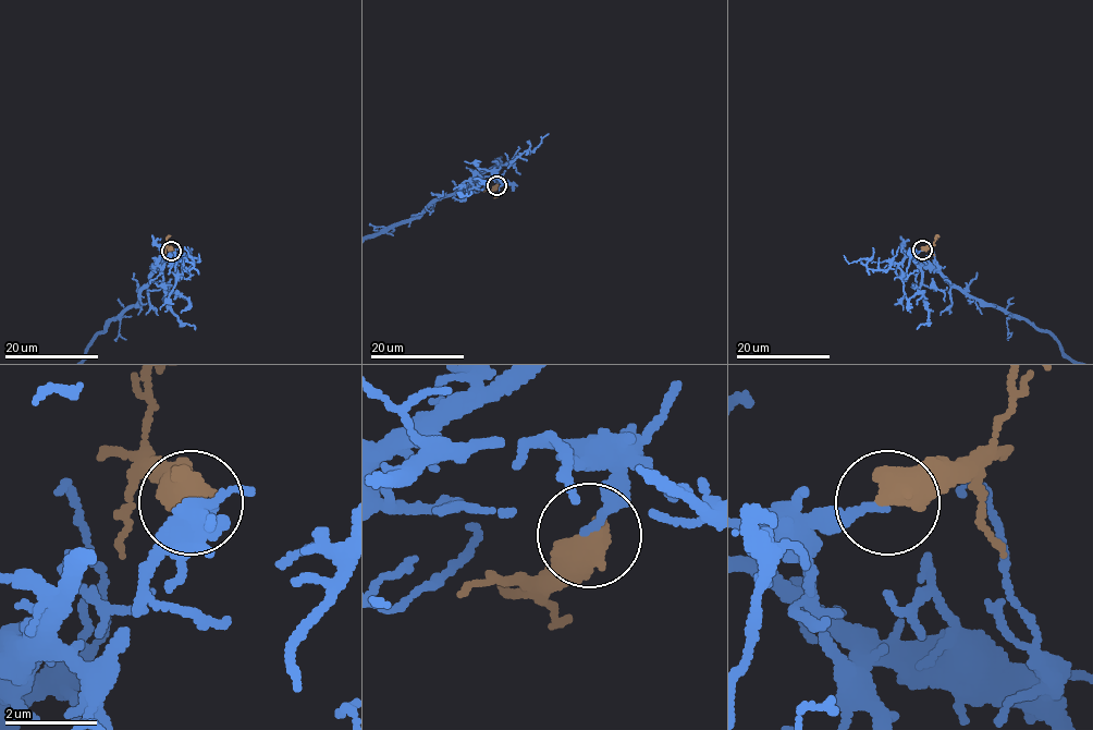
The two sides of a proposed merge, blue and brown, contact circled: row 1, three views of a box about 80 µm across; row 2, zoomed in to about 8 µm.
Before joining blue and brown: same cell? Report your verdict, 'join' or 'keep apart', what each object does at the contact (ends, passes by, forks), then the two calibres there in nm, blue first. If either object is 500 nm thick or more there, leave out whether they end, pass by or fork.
keep apart; 160 nm thick on the blue side, 650 nm on the other

